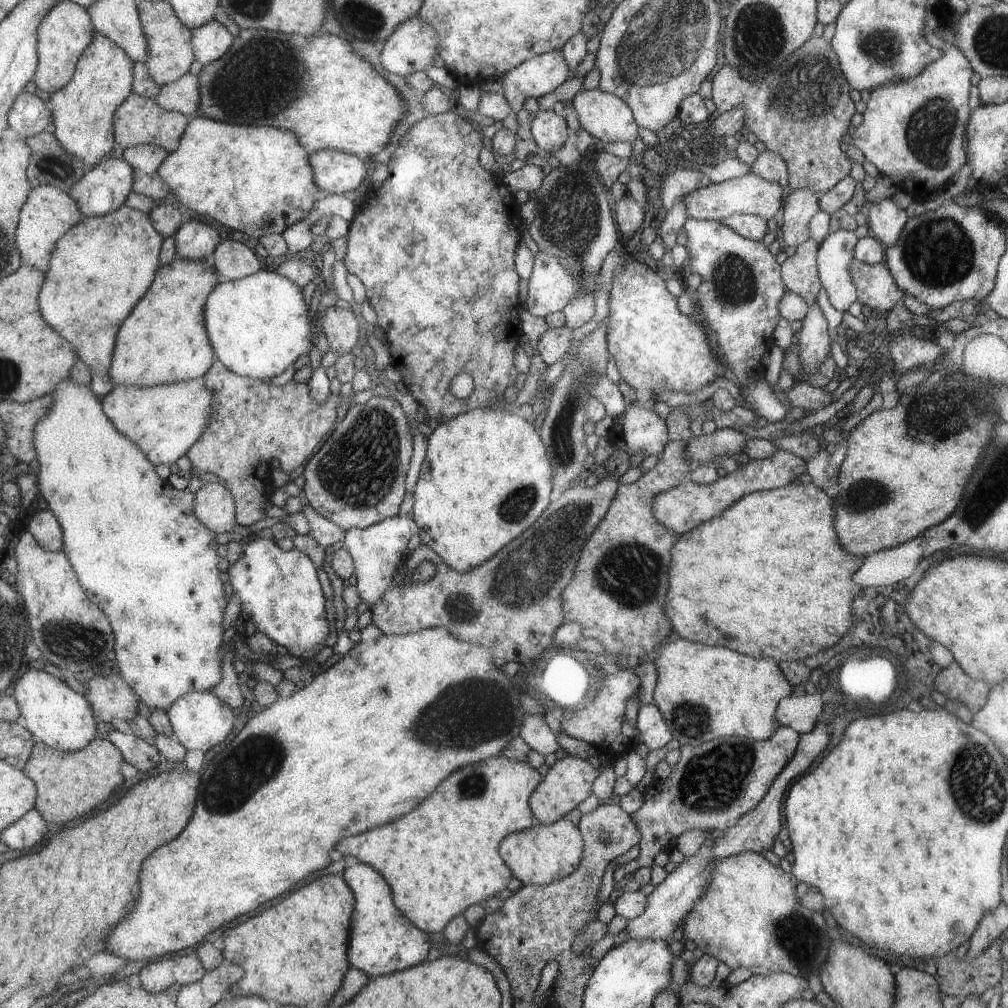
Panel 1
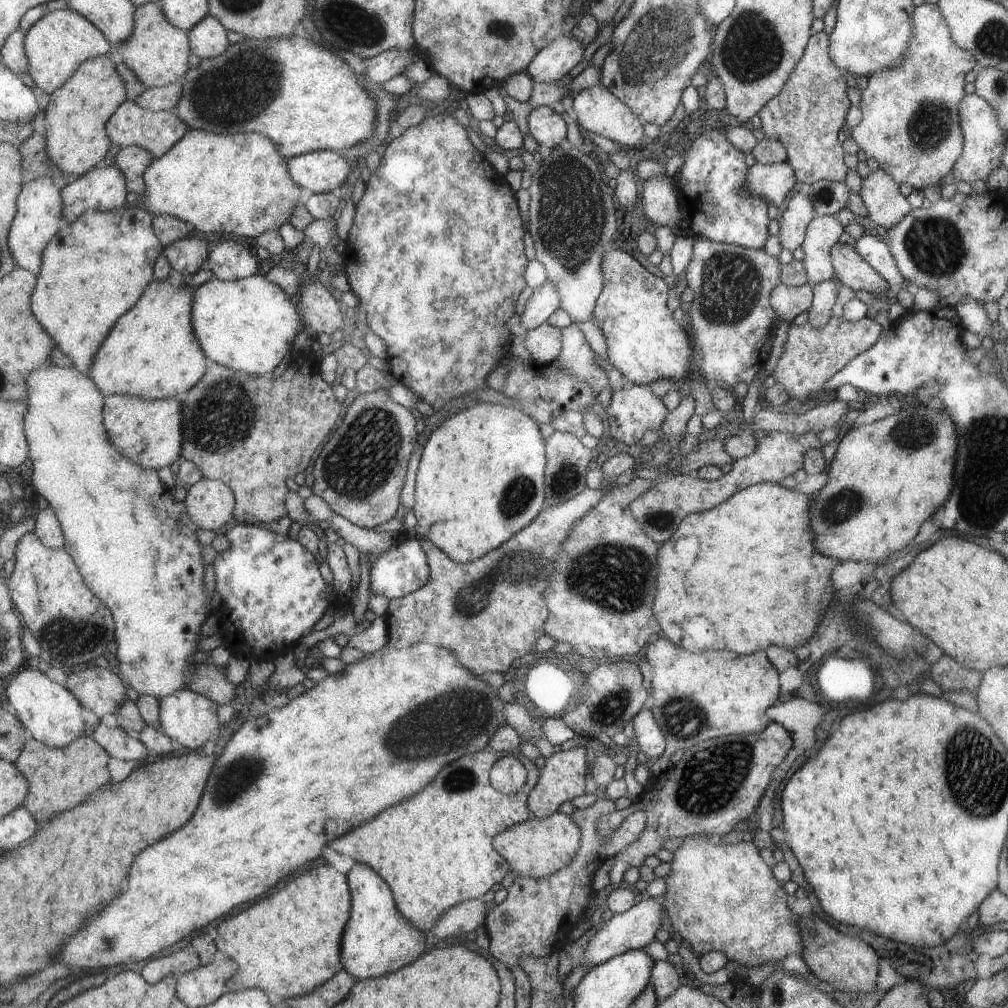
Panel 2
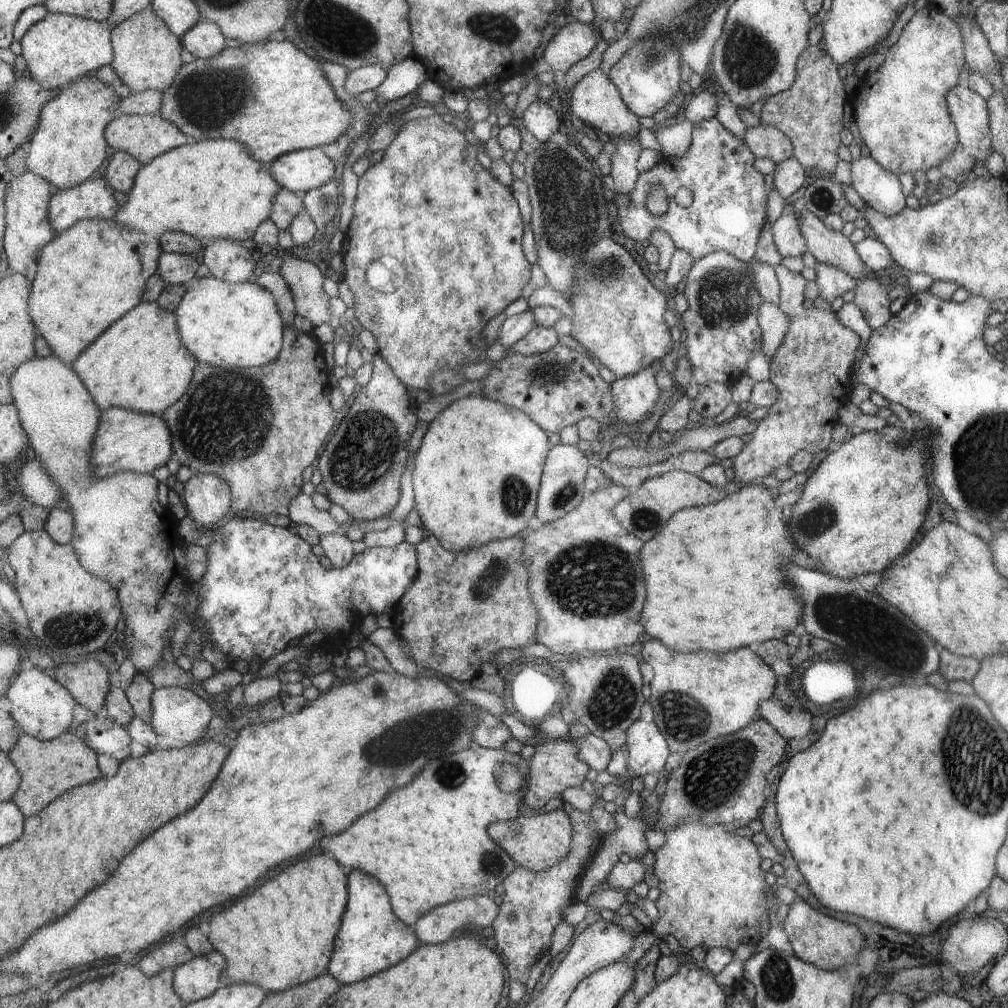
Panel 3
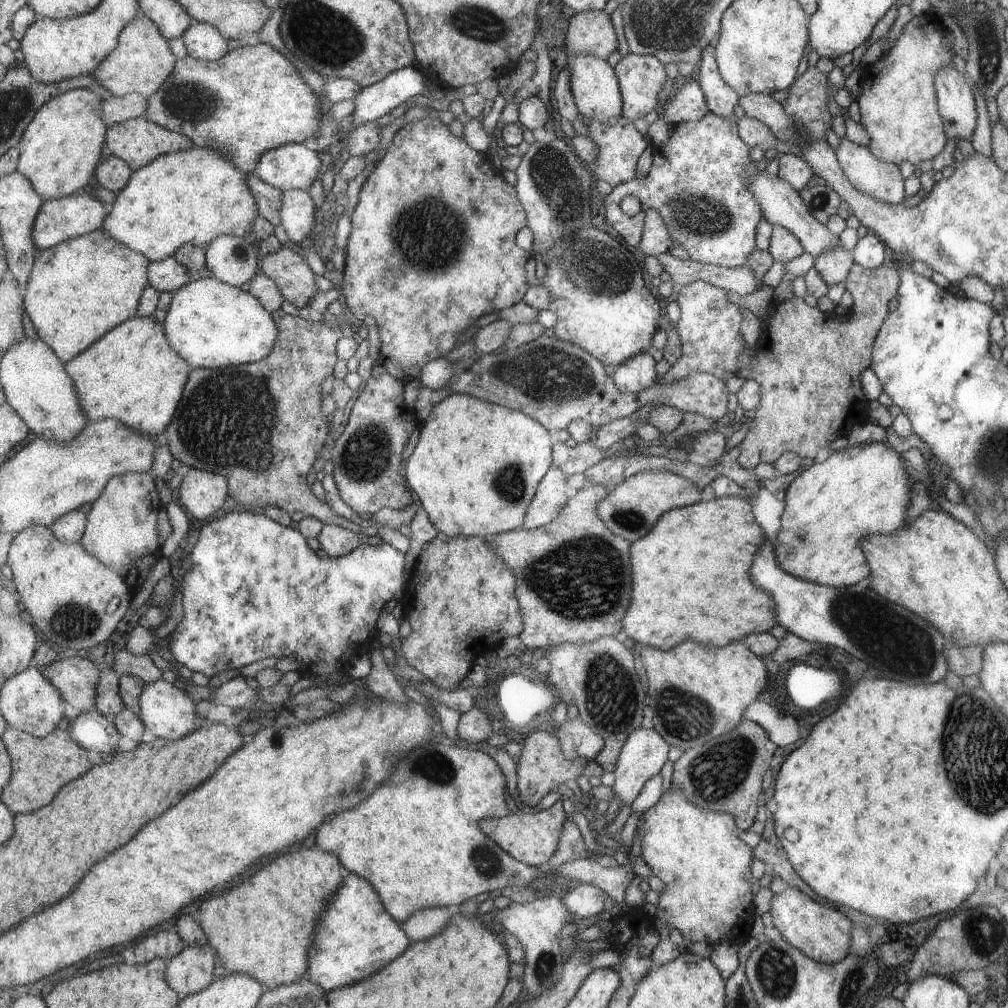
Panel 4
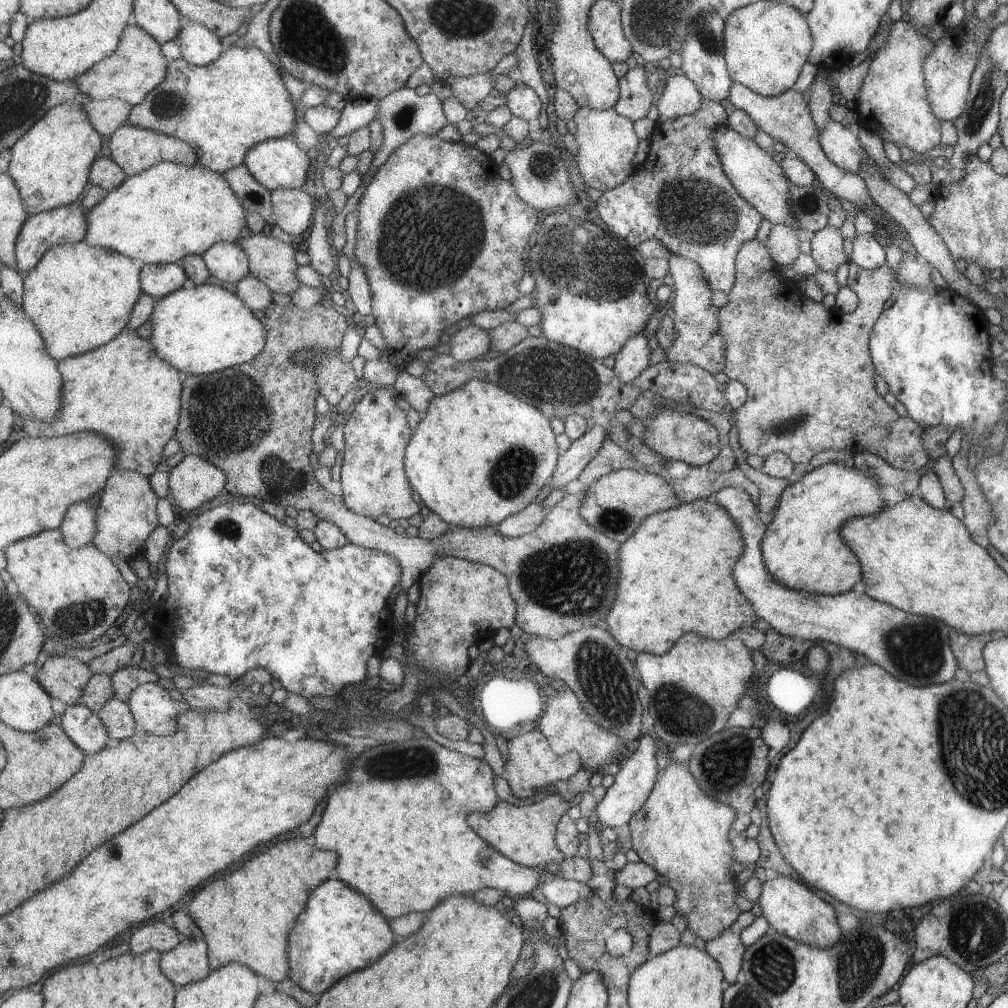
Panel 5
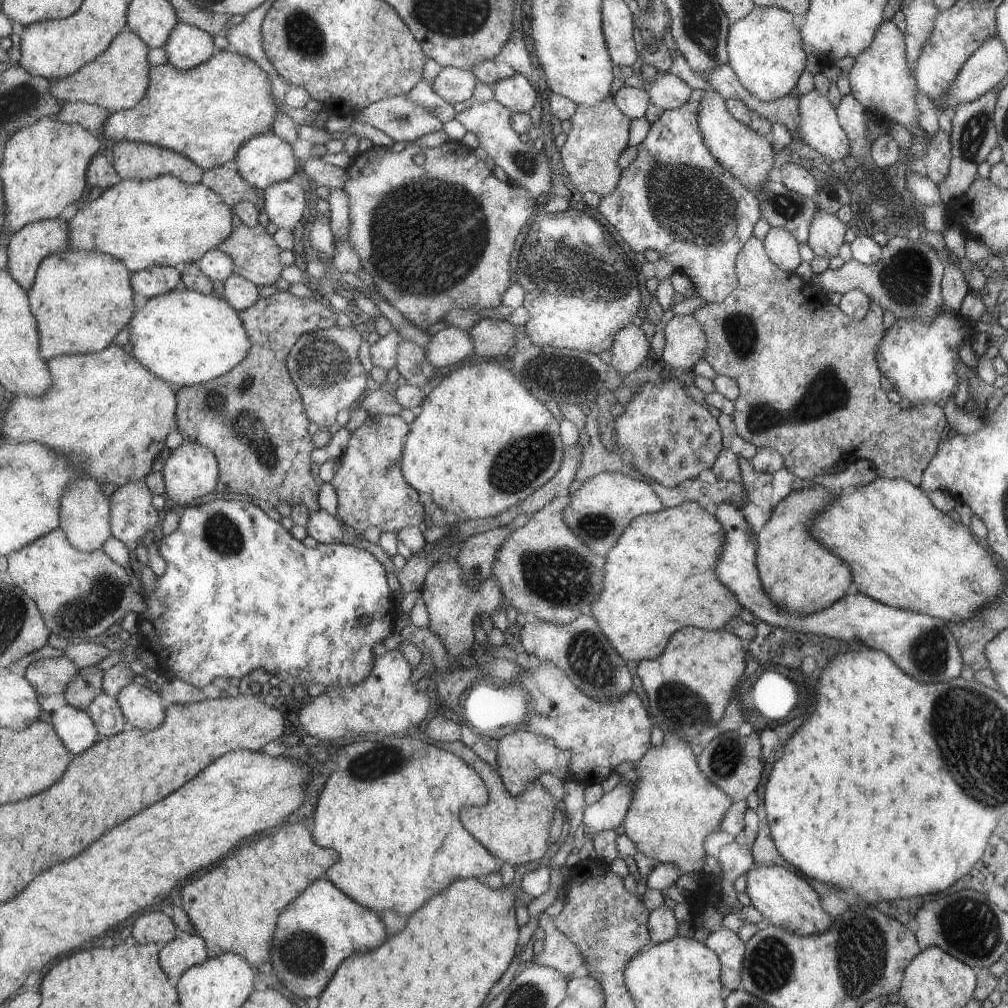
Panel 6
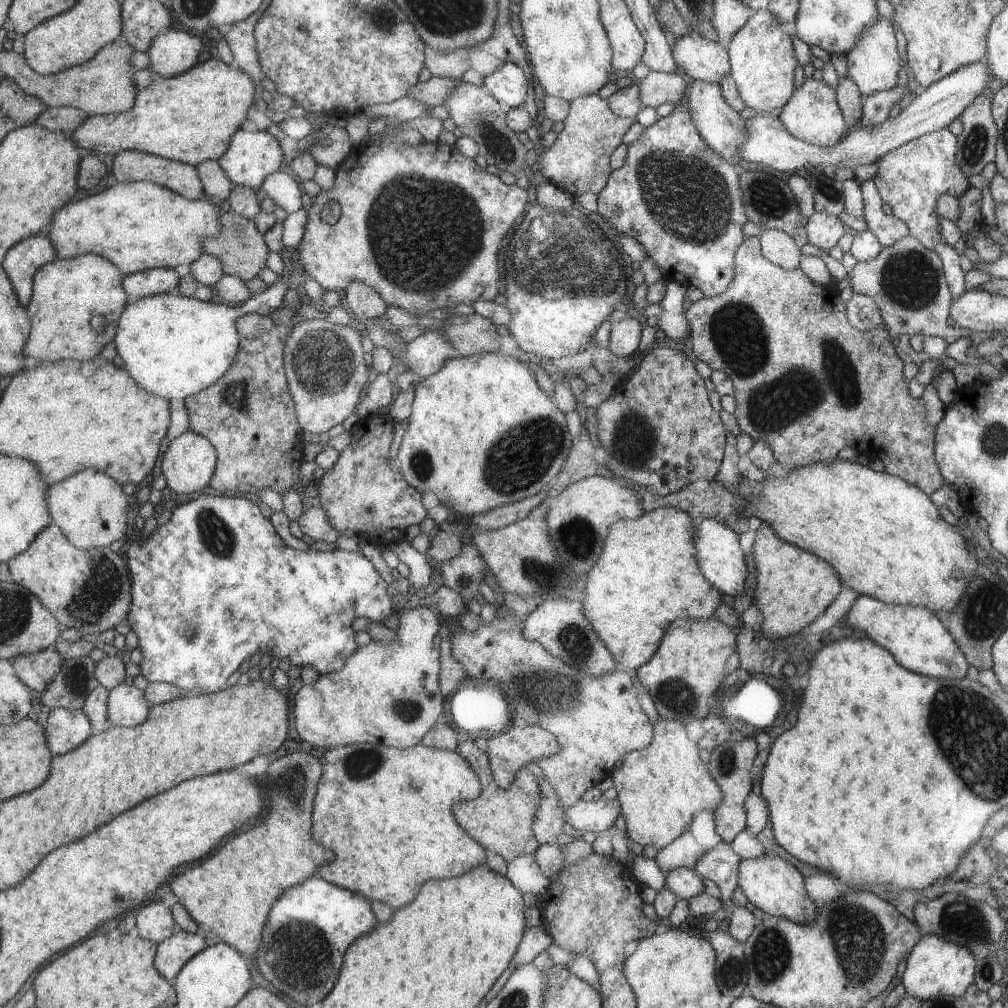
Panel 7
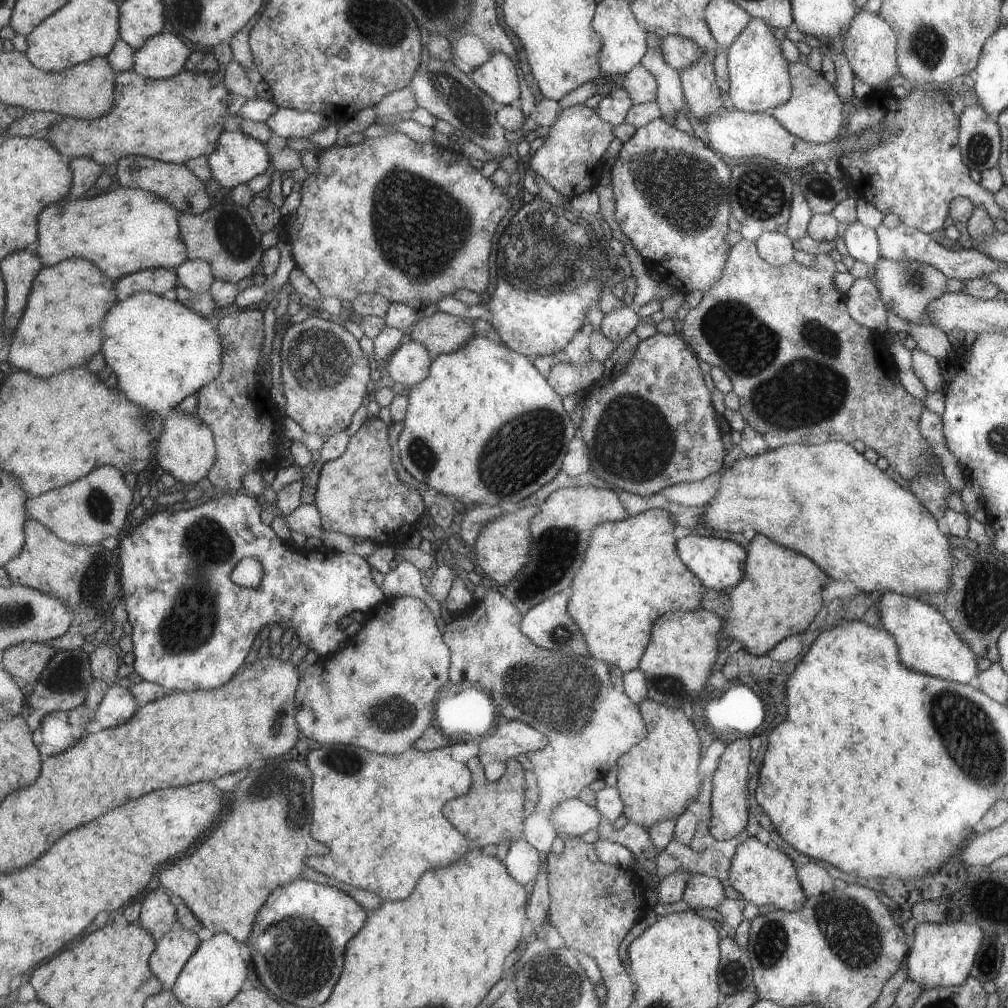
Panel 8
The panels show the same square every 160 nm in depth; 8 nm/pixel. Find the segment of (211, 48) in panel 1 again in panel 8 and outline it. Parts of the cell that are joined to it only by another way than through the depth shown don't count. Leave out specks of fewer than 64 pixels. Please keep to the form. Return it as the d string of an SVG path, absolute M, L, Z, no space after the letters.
M160 32L135 52L130 70L150 79L168 79L186 68L191 53L177 32Z

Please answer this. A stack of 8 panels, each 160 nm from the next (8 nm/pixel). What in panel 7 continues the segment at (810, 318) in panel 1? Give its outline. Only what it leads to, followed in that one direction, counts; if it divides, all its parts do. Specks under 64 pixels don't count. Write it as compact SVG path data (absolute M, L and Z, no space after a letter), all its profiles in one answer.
M814 211L808 216L805 228L807 243L819 250L829 250L843 236L841 220L831 213Z

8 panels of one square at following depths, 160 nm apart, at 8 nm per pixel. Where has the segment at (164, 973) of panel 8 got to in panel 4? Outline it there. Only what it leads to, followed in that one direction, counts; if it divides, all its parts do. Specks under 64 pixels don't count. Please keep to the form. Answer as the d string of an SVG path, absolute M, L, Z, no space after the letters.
M210 943L187 945L179 956L168 961L167 982L181 998L201 992L217 979L217 961L217 949Z

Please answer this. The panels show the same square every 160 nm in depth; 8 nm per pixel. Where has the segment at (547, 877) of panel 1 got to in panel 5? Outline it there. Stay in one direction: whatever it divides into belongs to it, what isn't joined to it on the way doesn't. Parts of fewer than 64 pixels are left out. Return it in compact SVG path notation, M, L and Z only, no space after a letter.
M556 793L521 808L500 801L490 813L471 813L468 823L507 858L526 867L541 869L544 864L555 864L565 858L555 844L554 835L558 833L558 820L567 809L568 802Z

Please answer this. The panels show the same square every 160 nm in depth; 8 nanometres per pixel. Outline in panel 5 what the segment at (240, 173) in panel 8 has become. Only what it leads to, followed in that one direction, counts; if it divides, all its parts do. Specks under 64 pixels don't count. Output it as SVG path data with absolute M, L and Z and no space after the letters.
M293 138L266 140L256 144L246 156L246 165L251 174L269 190L279 188L299 188L310 183L313 172L313 152L302 149Z

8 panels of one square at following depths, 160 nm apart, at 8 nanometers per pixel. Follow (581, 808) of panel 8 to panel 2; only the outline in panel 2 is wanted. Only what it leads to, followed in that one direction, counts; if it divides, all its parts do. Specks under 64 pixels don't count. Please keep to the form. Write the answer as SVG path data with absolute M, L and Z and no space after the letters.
M643 709L634 716L632 723L639 755L646 756L647 760L655 760L661 756L664 752L666 740L661 730L659 730L652 712L649 709Z

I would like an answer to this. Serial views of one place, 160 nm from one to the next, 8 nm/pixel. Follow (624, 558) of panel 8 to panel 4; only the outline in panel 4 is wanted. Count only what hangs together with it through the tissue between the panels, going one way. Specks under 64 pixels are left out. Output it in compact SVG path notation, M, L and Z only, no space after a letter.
M728 495L665 511L646 535L631 543L631 576L635 576L635 584L631 588L631 608L623 616L623 634L642 646L666 651L683 640L721 648L753 633L766 633L777 624L774 600L749 576L754 556L765 539L752 515L751 499Z

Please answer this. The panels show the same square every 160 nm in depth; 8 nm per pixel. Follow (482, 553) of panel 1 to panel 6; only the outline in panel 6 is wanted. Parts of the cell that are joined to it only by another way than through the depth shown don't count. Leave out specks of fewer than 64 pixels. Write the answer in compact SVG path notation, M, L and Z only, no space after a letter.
M495 359L492 362L461 366L445 376L437 386L428 390L428 396L425 396L425 400L416 413L416 419L412 422L411 435L407 436L408 440L403 452L403 474L408 484L419 492L428 494L437 506L450 513L454 519L463 521L471 520L471 518L499 516L501 512L521 503L558 472L557 468L561 467L561 454L563 454L563 446L557 432L559 423L547 412L547 408L539 402L535 394L527 389L526 385L510 370L508 361Z

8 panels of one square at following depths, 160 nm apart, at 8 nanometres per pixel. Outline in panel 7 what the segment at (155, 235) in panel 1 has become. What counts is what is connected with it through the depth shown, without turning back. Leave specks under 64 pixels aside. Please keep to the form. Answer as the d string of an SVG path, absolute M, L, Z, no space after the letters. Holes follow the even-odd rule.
M97 253L71 260L57 258L55 262L44 264L35 275L34 295L27 306L32 331L24 355L30 359L30 363L89 360L115 341L119 319L129 305L124 278L115 264ZM95 316L107 318L105 330L93 328L91 320Z

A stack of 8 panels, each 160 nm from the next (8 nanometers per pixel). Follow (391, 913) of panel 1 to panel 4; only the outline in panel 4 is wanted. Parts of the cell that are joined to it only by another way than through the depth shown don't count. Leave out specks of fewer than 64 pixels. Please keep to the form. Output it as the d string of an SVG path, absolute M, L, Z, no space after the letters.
M350 872L318 924L310 948L307 977L328 993L379 972L399 958L409 944L402 923L388 911L371 881Z

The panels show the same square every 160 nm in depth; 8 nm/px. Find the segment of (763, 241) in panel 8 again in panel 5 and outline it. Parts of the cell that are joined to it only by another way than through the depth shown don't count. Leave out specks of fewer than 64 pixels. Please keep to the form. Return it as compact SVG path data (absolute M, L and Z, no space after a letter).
M783 223L774 224L770 228L764 244L779 268L791 266L801 254L798 249L799 234L797 230Z

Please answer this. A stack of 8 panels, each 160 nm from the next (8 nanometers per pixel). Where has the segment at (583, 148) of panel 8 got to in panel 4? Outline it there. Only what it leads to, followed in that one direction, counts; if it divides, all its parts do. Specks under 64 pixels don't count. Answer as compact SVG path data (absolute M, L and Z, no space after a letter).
M619 117L611 125L602 123L598 120L587 120L586 125L587 136L596 144L598 148L597 159L591 163L592 171L595 173L597 180L604 180L612 187L627 182L629 178L633 178L635 172L635 162L641 156L641 152L645 150L647 142L641 136L641 133L634 127L632 121L625 117Z

